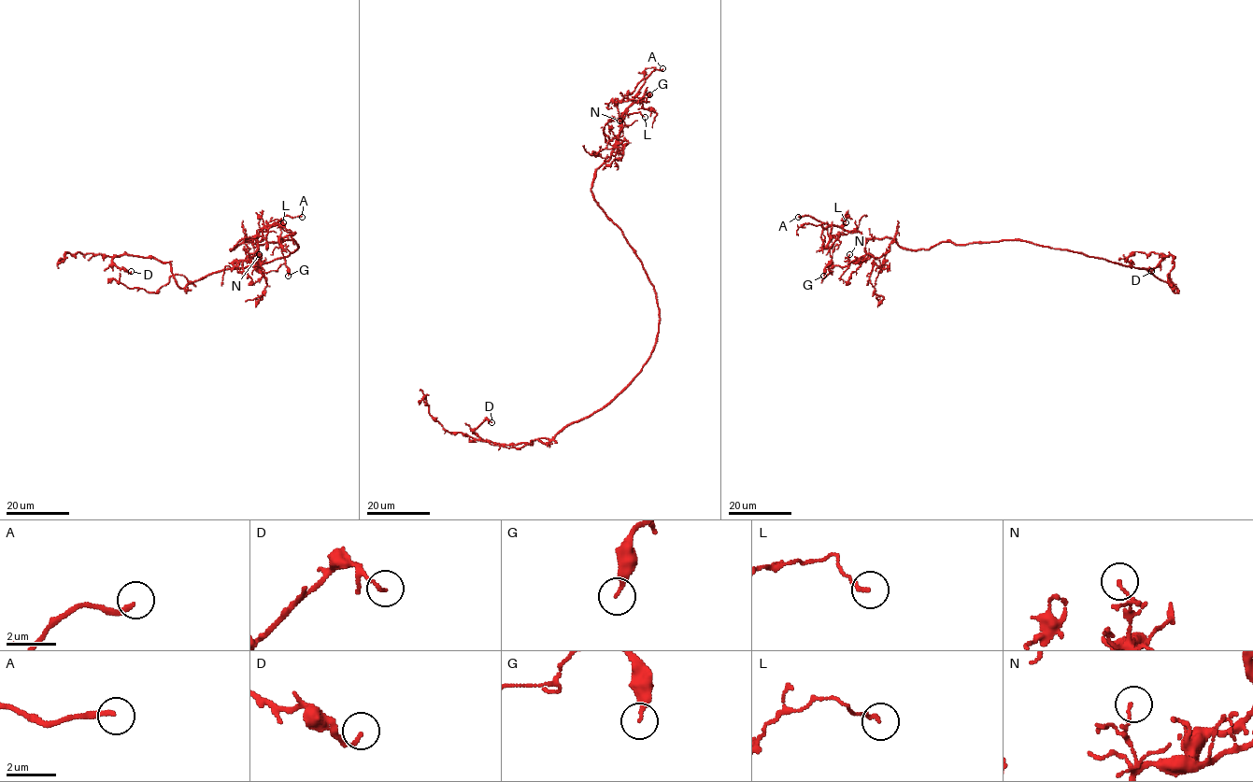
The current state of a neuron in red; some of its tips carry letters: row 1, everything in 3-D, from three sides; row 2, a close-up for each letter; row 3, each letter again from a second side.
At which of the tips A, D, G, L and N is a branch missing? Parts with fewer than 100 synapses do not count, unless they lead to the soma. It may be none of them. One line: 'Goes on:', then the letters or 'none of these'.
Goes on: A

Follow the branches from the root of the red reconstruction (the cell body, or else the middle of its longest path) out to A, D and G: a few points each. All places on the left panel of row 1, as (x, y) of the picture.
A: (297, 249), (293, 240), (243, 242), (230, 249), (244, 238), (255, 238), (284, 216), (302, 217)
D: (297, 249), (192, 281), (153, 258), (112, 260), (131, 271)
G: (297, 249), (293, 240), (243, 242), (230, 249), (276, 223), (288, 276)

